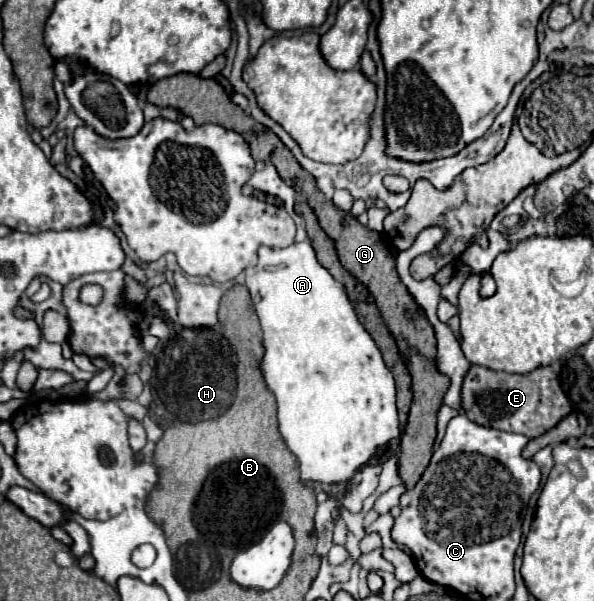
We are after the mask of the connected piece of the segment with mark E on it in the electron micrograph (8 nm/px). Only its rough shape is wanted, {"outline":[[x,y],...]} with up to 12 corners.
{"outline":[[473,365],[463,409],[533,439],[571,403],[551,365],[527,375]]}

